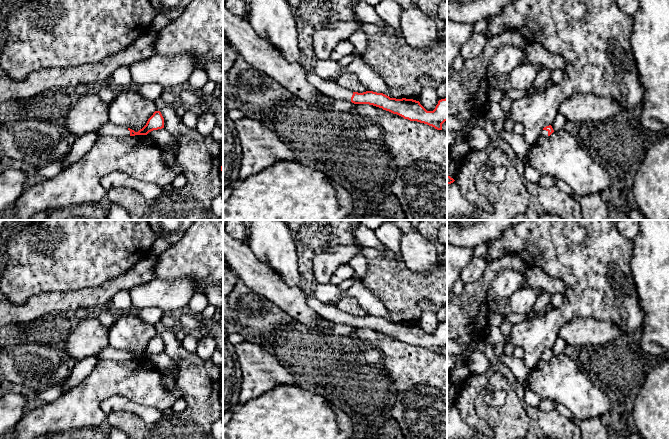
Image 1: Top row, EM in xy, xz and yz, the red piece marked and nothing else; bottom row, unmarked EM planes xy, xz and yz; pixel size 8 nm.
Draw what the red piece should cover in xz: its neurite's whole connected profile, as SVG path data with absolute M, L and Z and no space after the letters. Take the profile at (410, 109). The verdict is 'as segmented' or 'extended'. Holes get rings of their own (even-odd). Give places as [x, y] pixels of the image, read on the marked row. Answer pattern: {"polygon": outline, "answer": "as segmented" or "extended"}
{"polygon": "M307 69L306 76L308 82L323 95L337 100L373 105L397 114L404 119L427 124L437 130L442 130L442 124L447 121L447 97L439 100L433 111L427 111L419 101L413 99L390 98L383 93L373 91L353 92L340 87L334 80L322 79Z", "answer": "extended"}

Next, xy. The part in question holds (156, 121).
{"polygon": "M155 111L148 119L146 125L138 132L130 128L112 124L110 121L103 124L96 132L99 136L135 136L147 135L153 130L164 128L164 118L160 111Z", "answer": "extended"}

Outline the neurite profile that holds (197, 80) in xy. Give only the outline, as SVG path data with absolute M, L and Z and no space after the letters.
M196 69L189 77L187 84L190 86L190 90L194 92L200 92L204 85L209 81L209 78L202 69Z

